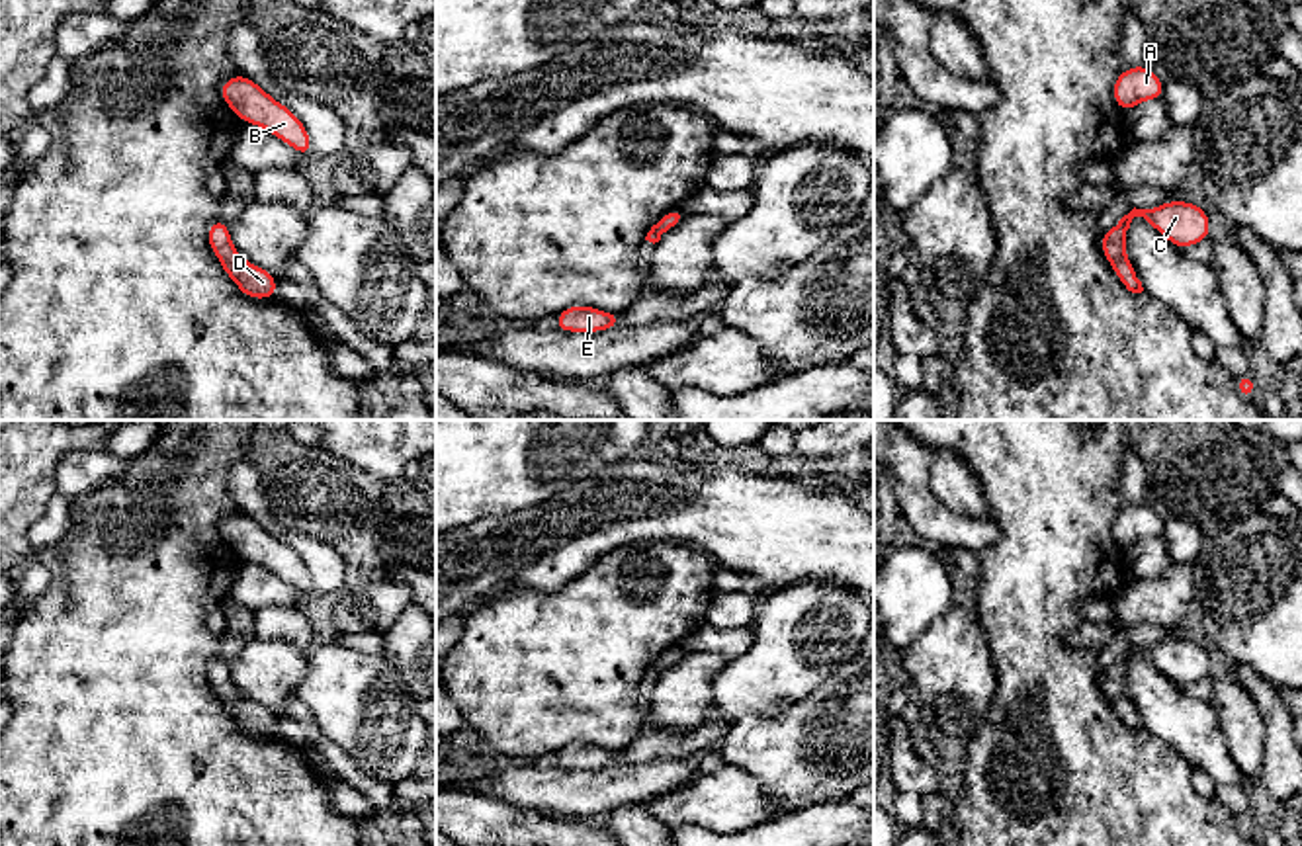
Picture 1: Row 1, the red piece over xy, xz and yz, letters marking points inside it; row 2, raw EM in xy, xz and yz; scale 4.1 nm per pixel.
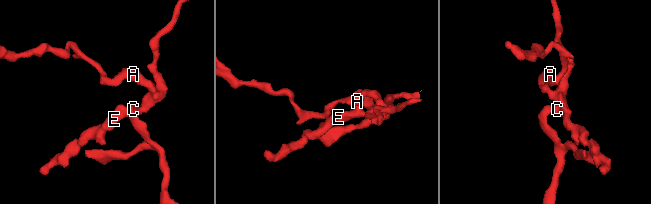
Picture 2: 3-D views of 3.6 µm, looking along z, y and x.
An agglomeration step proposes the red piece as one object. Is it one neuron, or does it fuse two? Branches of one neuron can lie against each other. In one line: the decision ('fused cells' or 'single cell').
single cell

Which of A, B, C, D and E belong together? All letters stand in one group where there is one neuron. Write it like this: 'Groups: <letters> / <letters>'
Groups: A B C D E

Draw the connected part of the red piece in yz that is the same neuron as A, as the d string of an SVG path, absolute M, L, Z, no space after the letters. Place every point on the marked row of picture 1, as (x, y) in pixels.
M1146 64L1130 66L1118 74L1112 84L1114 104L1122 111L1130 111L1142 102L1161 100L1165 82Z

